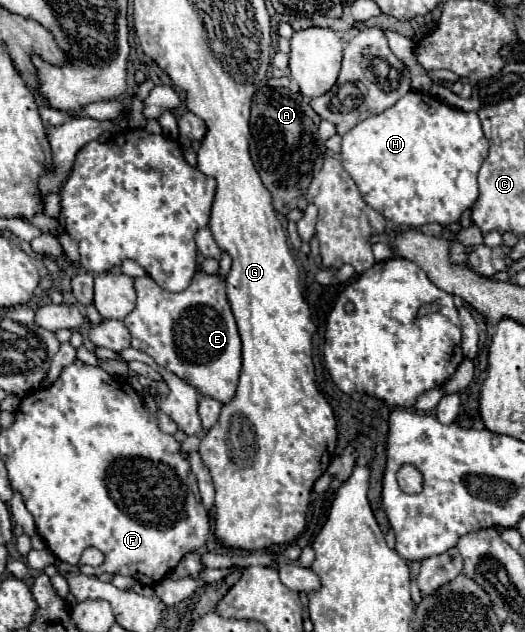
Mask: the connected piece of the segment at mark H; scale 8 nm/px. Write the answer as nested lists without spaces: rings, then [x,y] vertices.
[[[410,90],[382,114],[358,122],[342,136],[340,156],[346,172],[356,182],[364,202],[400,226],[422,228],[424,224],[452,224],[478,198],[478,170],[486,160],[490,144],[482,132],[476,112],[464,112],[442,100]]]

